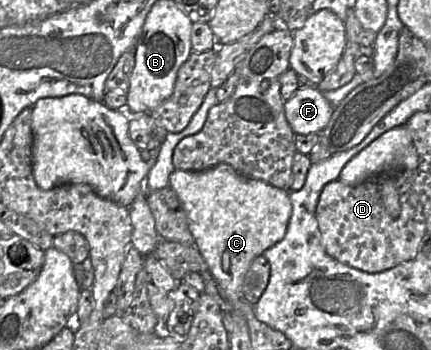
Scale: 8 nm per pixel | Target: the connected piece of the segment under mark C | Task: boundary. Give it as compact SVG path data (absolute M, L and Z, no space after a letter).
M225 163L205 171L175 170L169 176L168 186L178 196L194 238L194 246L207 263L210 273L224 289L230 302L232 294L240 297L244 277L251 262L281 241L286 234L292 214L289 191L274 187L262 180L248 178Z

